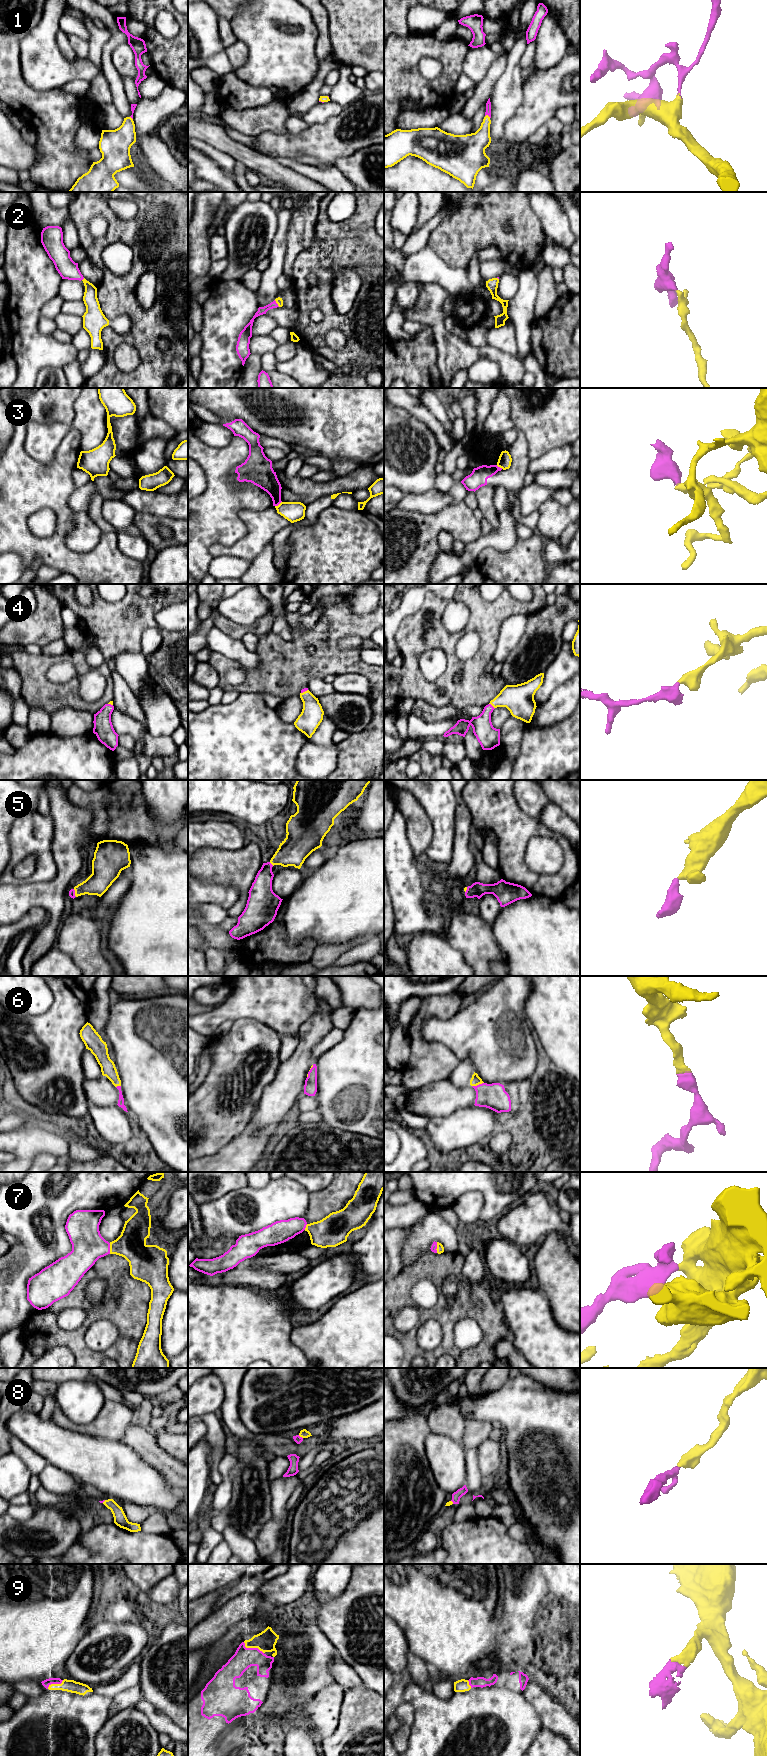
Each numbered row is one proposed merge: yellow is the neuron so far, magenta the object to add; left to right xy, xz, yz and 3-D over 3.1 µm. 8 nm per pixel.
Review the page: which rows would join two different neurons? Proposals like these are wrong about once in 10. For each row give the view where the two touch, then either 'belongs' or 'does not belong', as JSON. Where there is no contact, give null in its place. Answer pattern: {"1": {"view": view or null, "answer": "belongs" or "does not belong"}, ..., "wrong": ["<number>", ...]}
{"1": {"view": "yz", "answer": "belongs"}, "2": {"view": "xy", "answer": "belongs"}, "3": {"view": "xz", "answer": "does not belong"}, "4": {"view": "yz", "answer": "belongs"}, "5": {"view": "xz", "answer": "belongs"}, "6": {"view": "yz", "answer": "belongs"}, "7": {"view": "xy", "answer": "belongs"}, "8": {"view": "xz", "answer": "belongs"}, "9": {"view": "xz", "answer": "belongs"}, "wrong": ["3"]}

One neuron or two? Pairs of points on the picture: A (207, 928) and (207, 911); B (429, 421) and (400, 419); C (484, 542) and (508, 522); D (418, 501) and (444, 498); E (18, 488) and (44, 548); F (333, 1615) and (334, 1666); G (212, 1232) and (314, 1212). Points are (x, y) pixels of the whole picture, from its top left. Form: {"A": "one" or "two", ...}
{"A": "two", "B": "two", "C": "one", "D": "one", "E": "one", "F": "two", "G": "two"}

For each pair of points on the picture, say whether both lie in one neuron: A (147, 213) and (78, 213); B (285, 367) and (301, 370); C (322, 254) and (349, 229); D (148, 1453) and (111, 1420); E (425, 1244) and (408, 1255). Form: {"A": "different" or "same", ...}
{"A": "same", "B": "same", "C": "same", "D": "different", "E": "same"}

